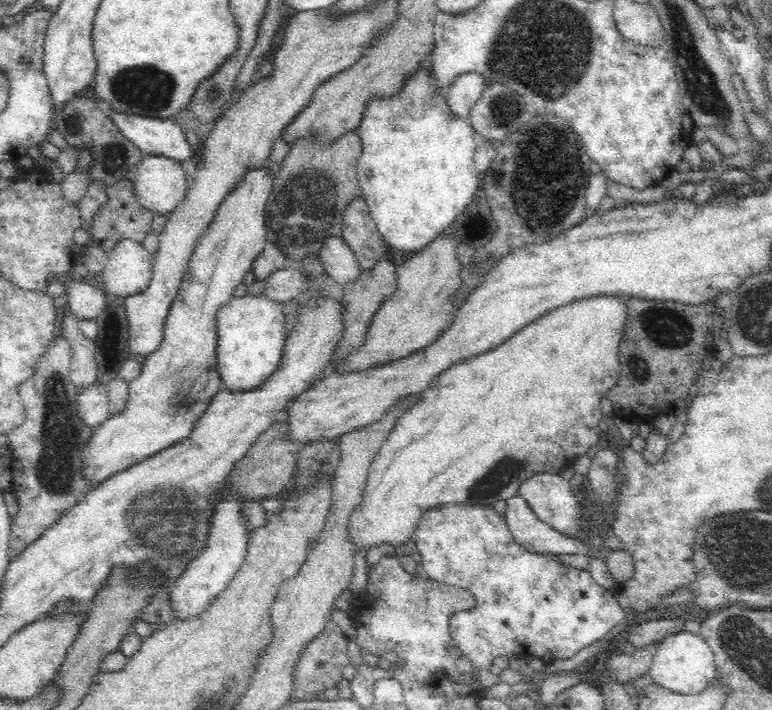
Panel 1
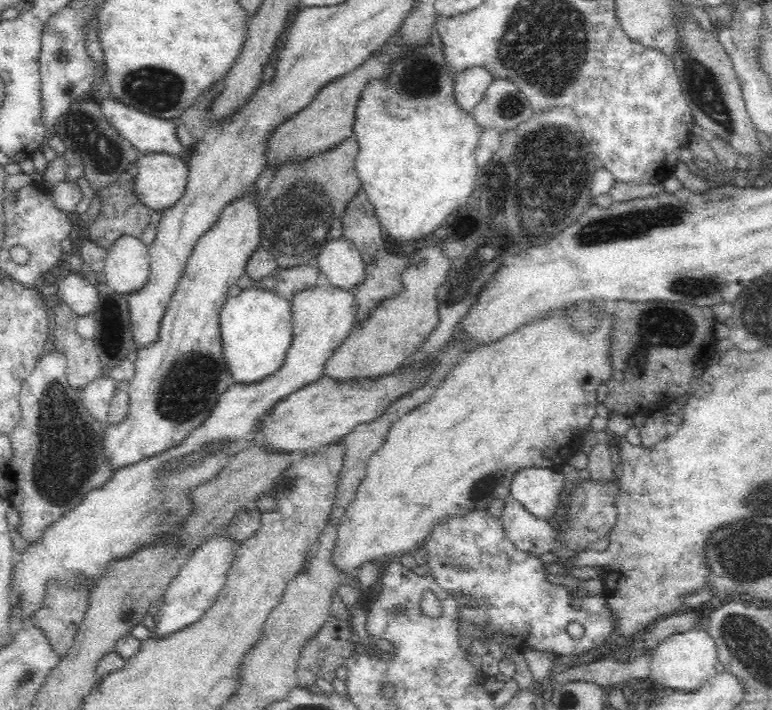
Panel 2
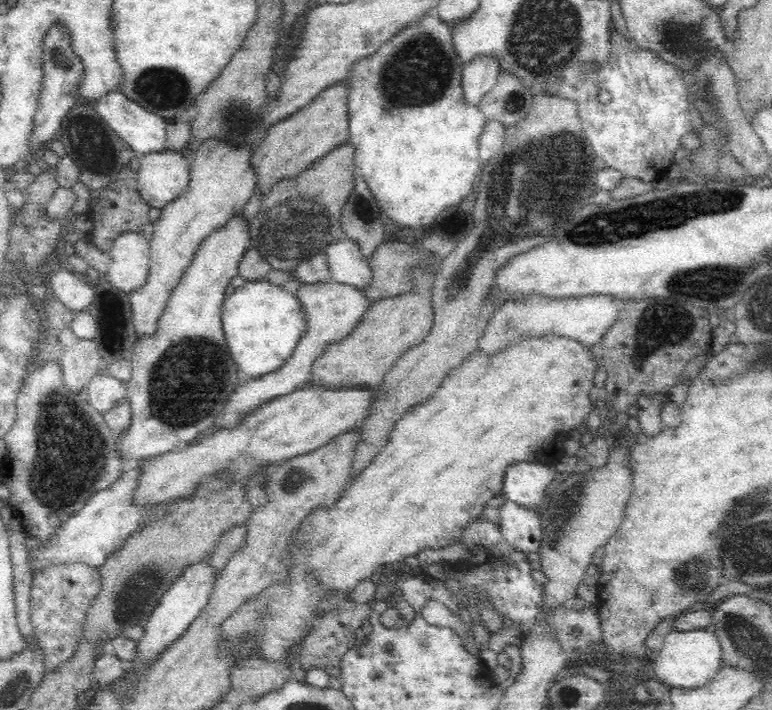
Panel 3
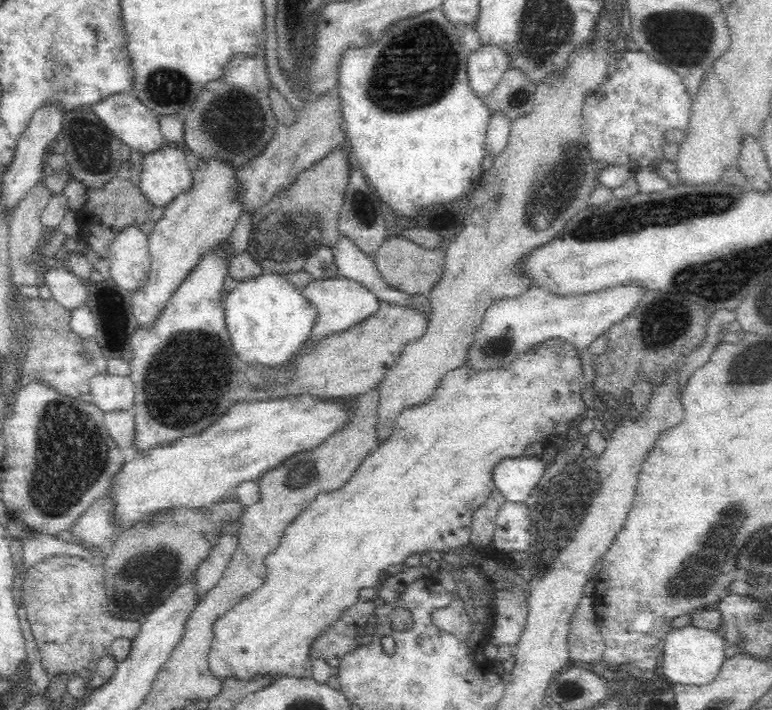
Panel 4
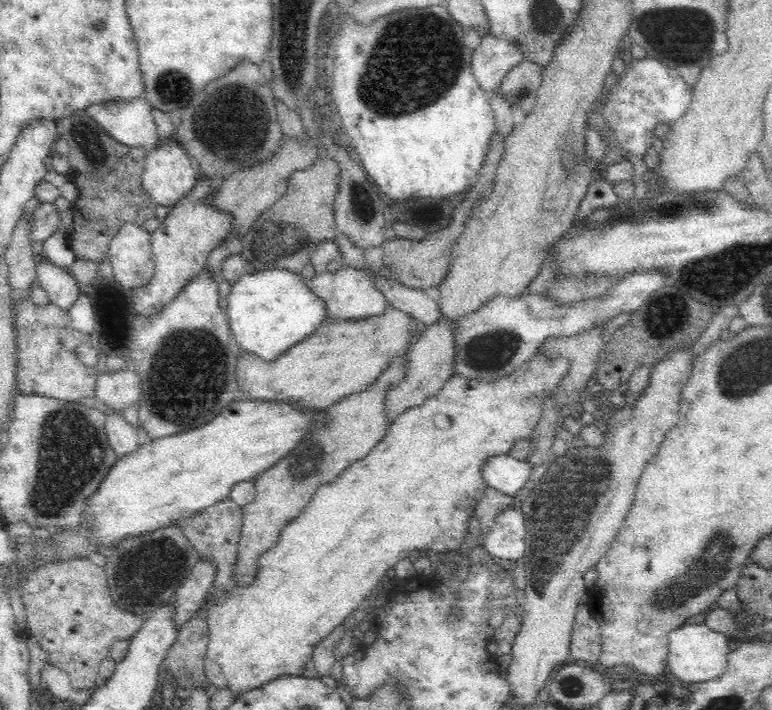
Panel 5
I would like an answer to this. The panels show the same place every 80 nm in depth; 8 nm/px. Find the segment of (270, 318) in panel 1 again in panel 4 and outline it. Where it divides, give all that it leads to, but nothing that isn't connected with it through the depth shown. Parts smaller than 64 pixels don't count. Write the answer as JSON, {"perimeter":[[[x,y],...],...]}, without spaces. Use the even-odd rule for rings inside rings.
{"perimeter":[[[263,271],[258,276],[247,276],[232,288],[232,292],[224,294],[223,306],[228,331],[239,359],[258,361],[264,365],[276,365],[289,358],[292,352],[299,348],[308,336],[311,336],[320,318],[318,305],[306,297],[303,287],[294,283],[290,279],[290,273],[286,272]]]}

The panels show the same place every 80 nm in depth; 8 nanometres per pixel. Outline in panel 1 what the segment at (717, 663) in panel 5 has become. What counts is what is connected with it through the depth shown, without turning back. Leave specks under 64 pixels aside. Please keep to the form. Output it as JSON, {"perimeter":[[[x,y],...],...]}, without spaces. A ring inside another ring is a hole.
{"perimeter":[[[682,631],[663,638],[650,653],[651,665],[649,674],[653,682],[660,686],[675,690],[684,694],[696,694],[708,684],[716,679],[718,666],[715,663],[715,656],[707,641],[707,638],[699,632]]]}

